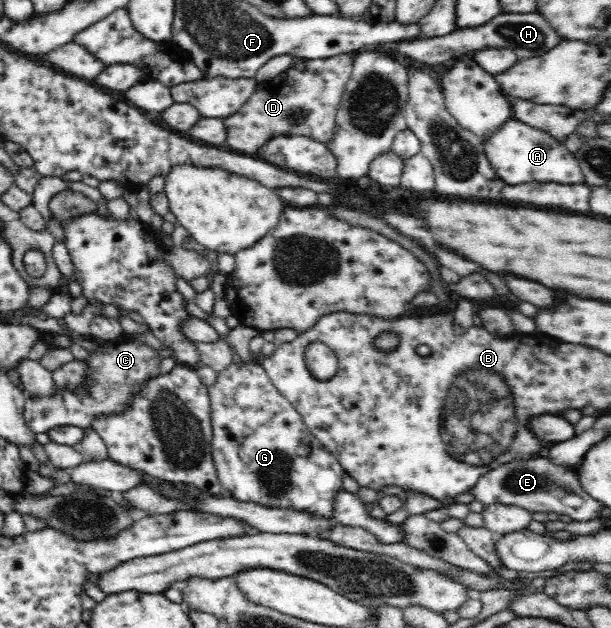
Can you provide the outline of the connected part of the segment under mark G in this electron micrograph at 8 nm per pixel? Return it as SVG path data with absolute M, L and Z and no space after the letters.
M231 363L227 369L218 372L218 378L213 385L208 386L209 399L211 403L212 422L212 460L217 471L217 476L221 486L225 491L229 491L231 497L244 502L255 502L265 507L289 508L293 510L307 510L309 514L317 514L333 520L333 500L334 495L343 488L343 469L337 458L326 451L321 443L313 436L313 433L305 426L302 416L296 408L285 399L284 395L272 384L267 372L259 363Z

